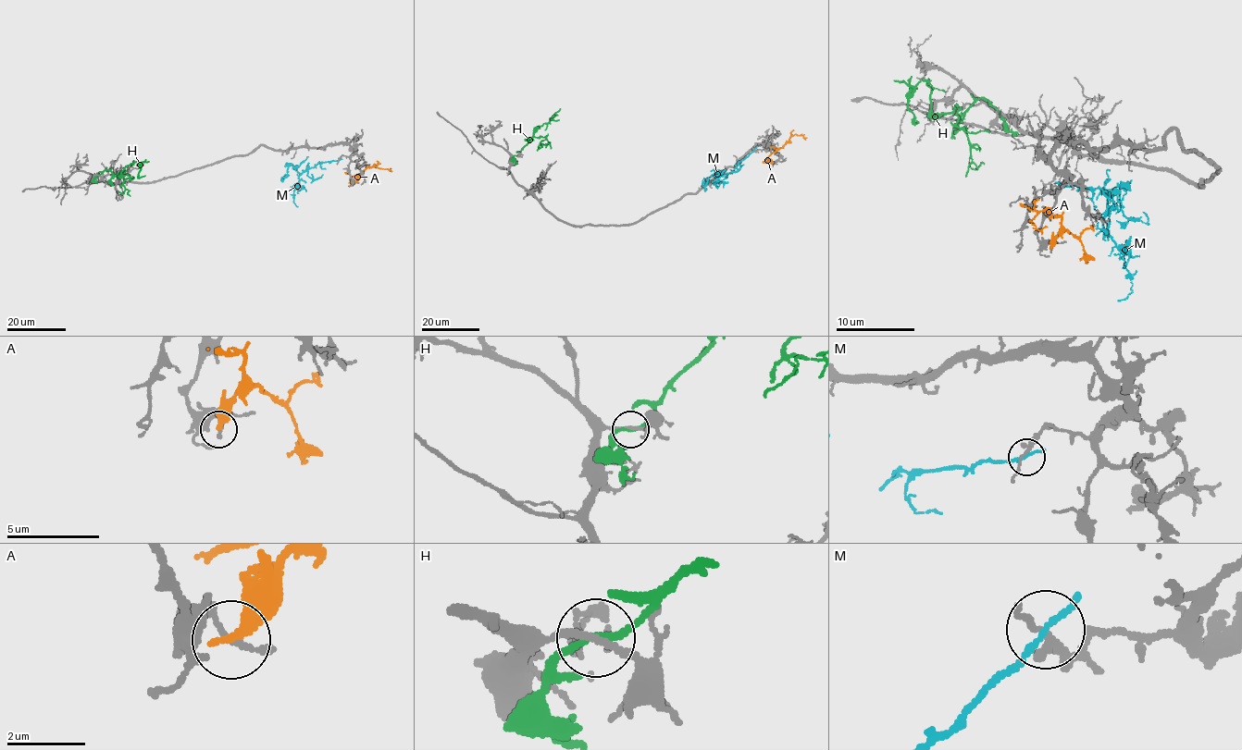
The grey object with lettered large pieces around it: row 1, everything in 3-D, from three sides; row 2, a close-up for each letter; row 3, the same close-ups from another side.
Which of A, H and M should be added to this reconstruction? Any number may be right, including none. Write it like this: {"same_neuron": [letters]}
{"same_neuron": []}

